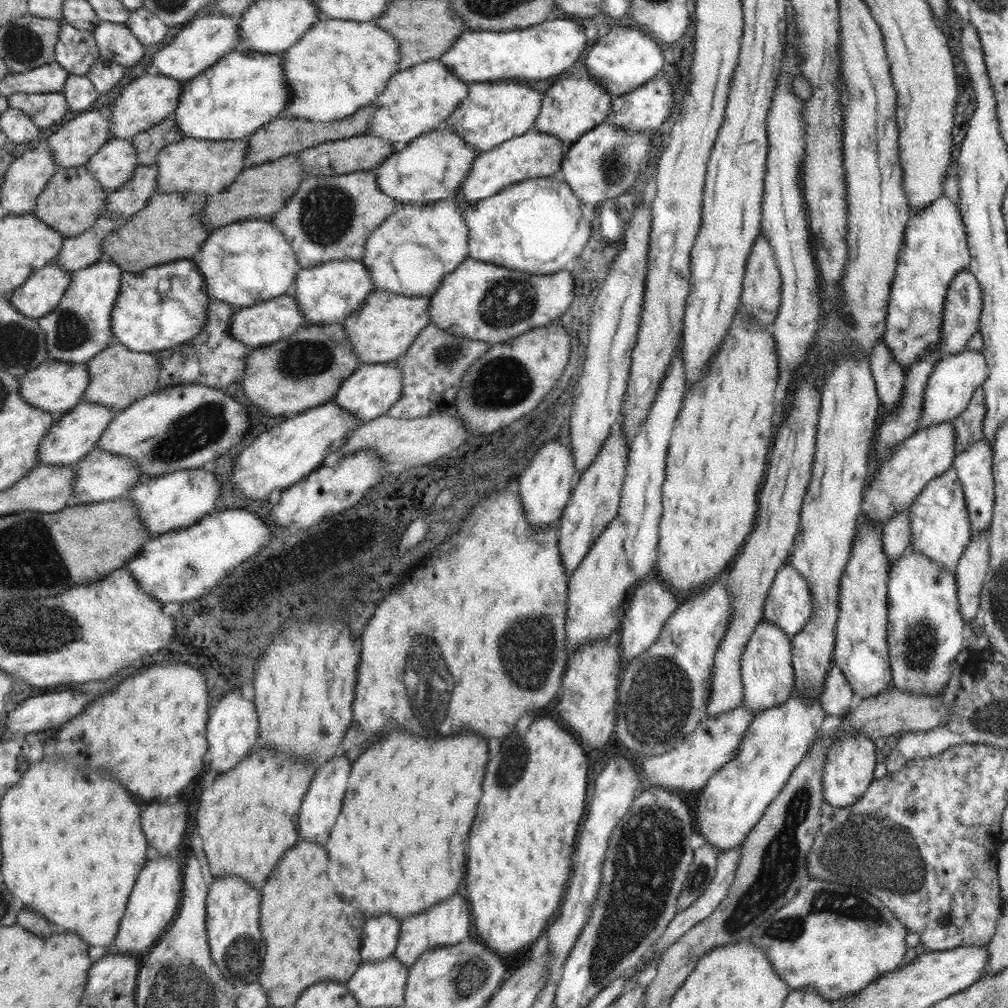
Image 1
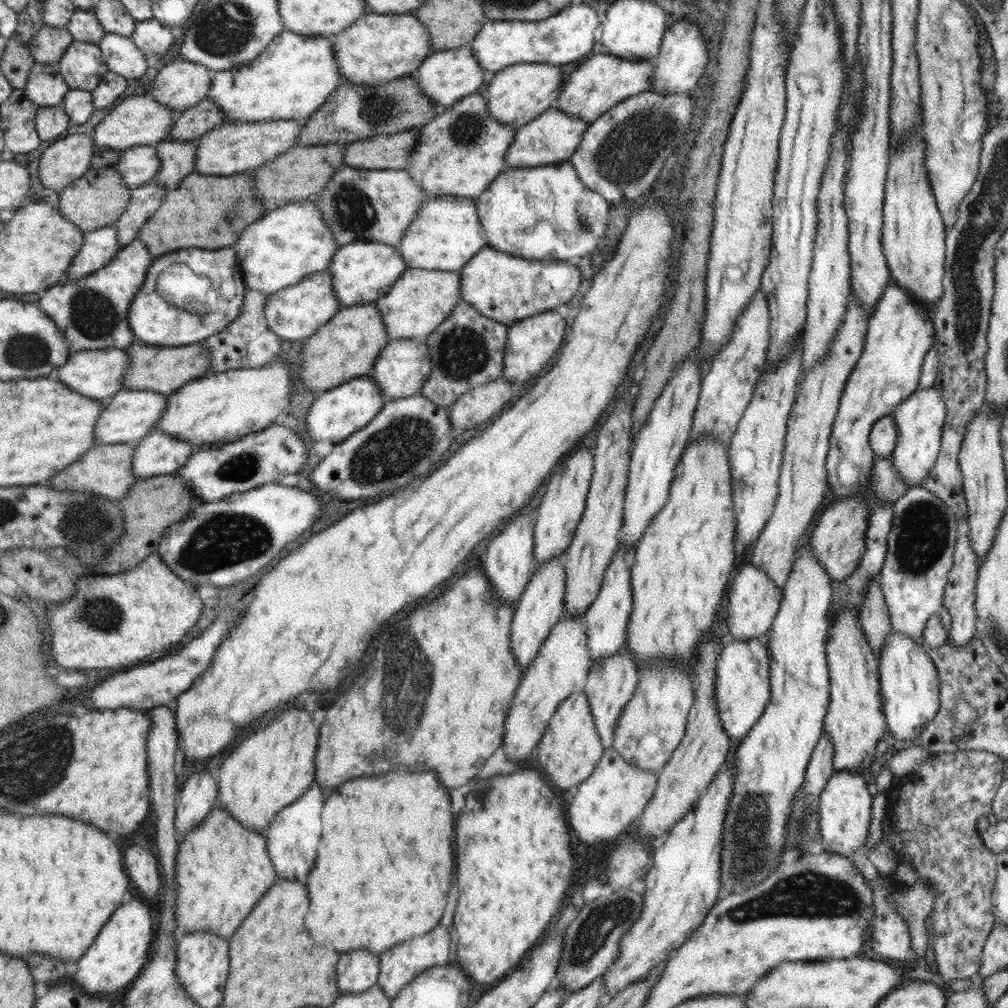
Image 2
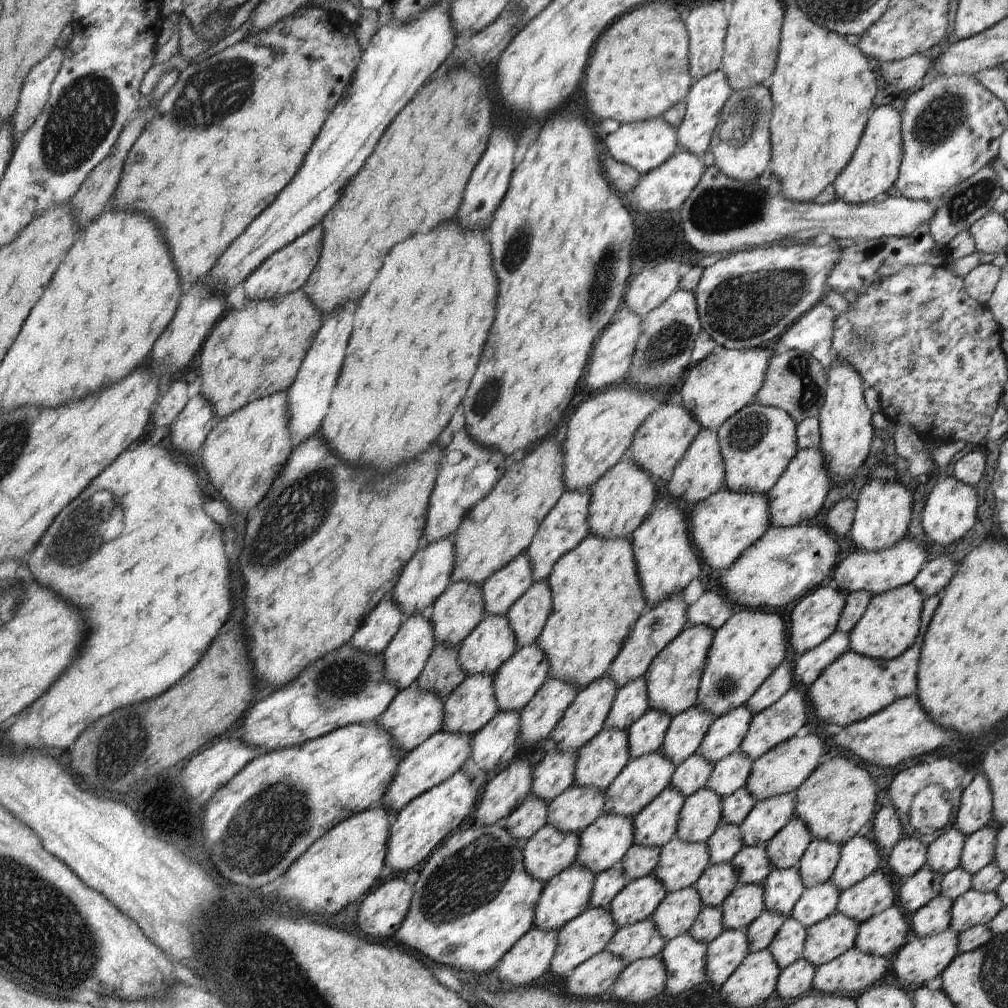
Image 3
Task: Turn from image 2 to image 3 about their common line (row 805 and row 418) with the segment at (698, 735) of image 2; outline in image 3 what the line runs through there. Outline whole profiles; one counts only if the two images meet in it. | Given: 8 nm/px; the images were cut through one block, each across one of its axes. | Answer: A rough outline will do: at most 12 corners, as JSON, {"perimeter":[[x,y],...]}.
{"perimeter":[[664,402],[627,455],[655,480],[674,470],[701,430]]}

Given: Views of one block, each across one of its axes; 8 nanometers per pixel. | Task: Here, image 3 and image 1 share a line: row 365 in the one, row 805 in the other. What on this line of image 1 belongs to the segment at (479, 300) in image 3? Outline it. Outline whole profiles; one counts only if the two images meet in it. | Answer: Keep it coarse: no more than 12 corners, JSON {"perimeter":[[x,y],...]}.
{"perimeter":[[470,730],[352,762],[328,876],[370,919],[457,894],[488,764]]}

